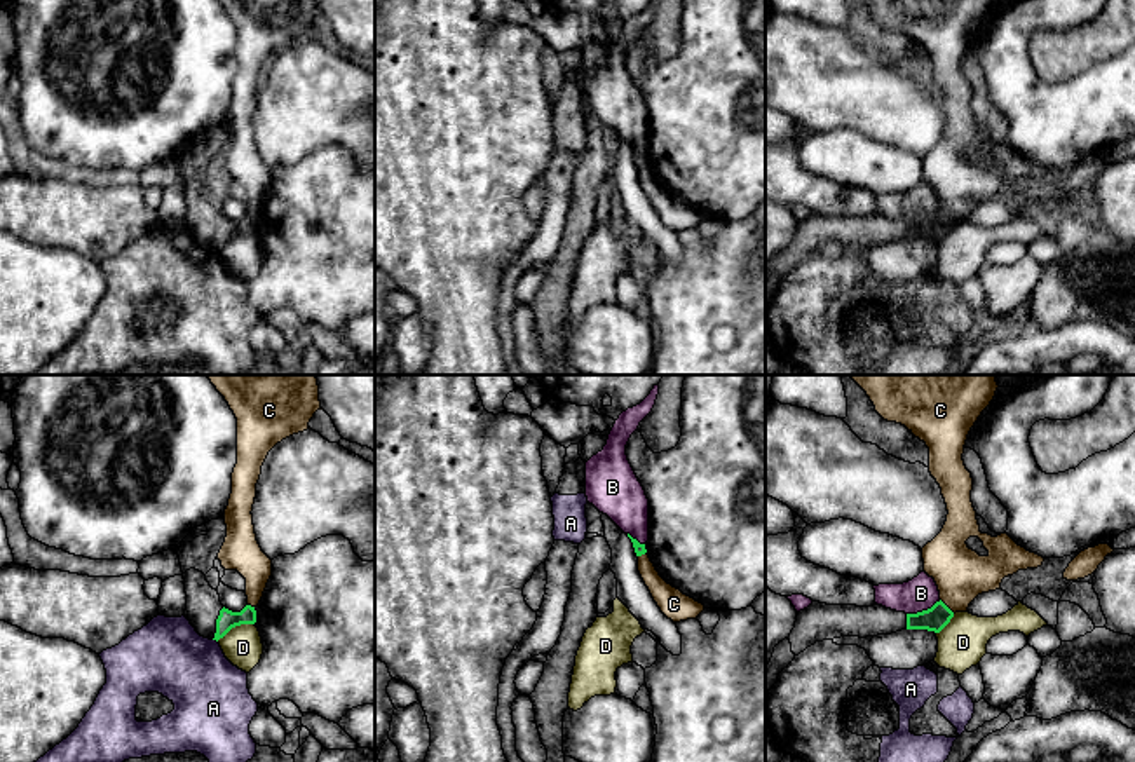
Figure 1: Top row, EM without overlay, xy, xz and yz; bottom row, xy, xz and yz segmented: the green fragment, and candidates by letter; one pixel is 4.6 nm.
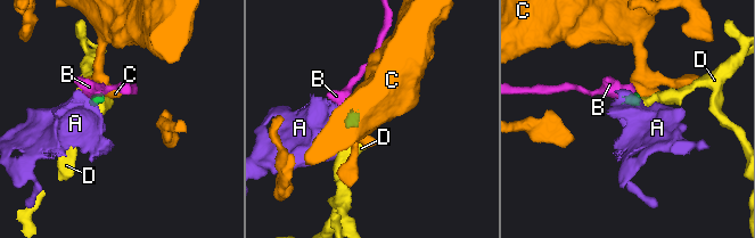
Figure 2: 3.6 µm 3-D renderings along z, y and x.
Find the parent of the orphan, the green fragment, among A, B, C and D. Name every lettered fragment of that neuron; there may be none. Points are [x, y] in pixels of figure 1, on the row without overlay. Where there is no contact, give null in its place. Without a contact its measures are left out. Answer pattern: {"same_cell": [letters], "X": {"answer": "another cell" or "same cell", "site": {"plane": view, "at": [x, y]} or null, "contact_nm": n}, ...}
{"same_cell": [], "A": {"answer": "another cell", "site": {"plane": "xy", "at": [215, 248]}, "contact_nm": 30}, "B": {"answer": "another cell", "site": {"plane": "yz", "at": [923, 220]}, "contact_nm": 170}, "C": {"answer": "another cell", "site": {"plane": "yz", "at": [945, 215]}, "contact_nm": 100}, "D": {"answer": "another cell", "site": {"plane": "xy", "at": [234, 236]}, "contact_nm": 190}}

